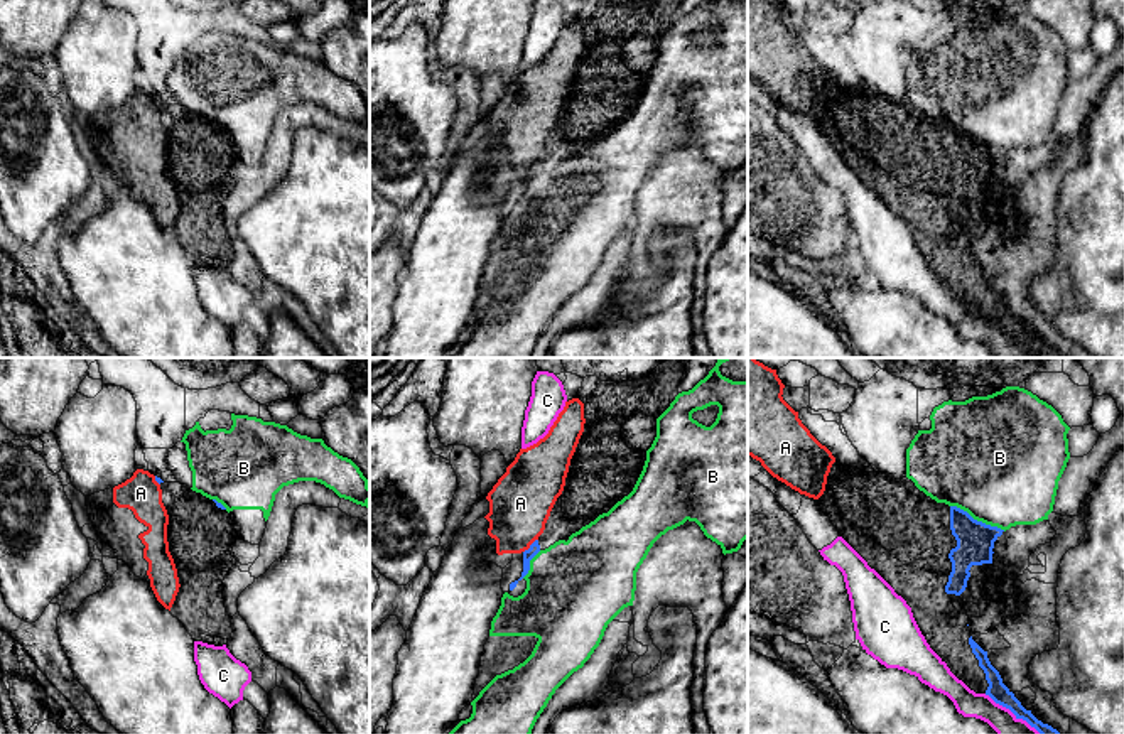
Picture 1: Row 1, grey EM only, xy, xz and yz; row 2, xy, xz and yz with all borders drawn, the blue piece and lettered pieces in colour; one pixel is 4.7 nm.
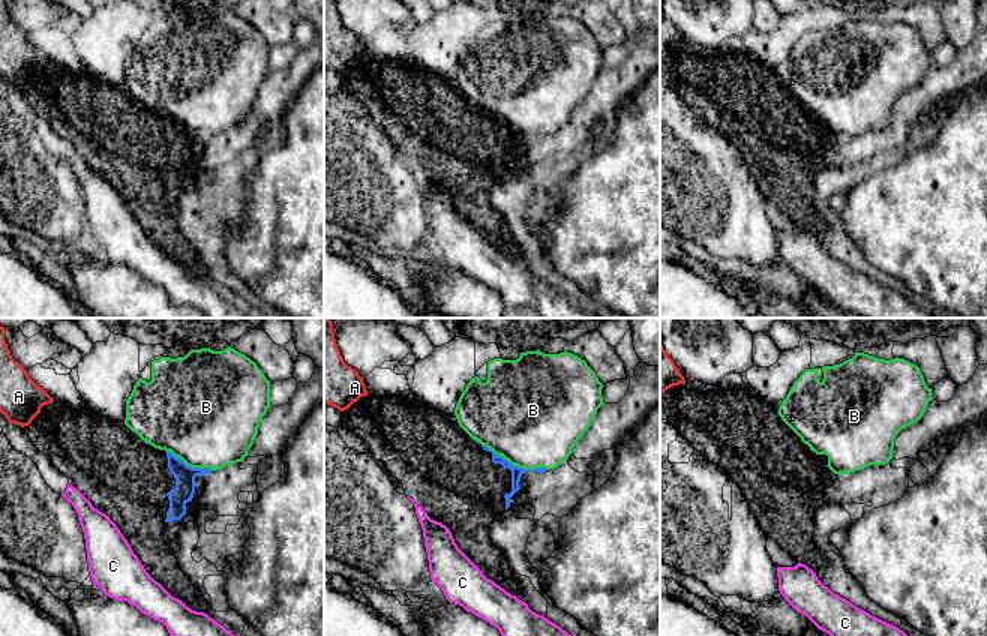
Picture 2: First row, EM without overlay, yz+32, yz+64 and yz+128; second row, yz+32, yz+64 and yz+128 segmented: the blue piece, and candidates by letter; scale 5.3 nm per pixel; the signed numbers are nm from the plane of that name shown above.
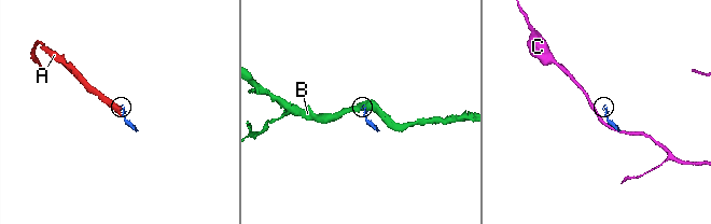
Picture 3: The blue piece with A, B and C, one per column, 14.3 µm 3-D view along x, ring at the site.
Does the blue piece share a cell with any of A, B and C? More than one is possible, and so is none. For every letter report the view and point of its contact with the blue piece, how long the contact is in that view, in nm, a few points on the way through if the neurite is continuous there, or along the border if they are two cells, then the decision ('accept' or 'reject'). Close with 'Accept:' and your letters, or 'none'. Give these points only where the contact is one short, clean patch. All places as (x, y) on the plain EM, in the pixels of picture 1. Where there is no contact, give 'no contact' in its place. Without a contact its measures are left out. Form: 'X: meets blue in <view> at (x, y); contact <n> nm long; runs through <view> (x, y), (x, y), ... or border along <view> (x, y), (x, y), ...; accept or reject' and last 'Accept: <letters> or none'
A: meets blue in xz at (530, 167); contact 100 nm long; reject
B: meets blue in yz at (976, 142); contact 300 nm long; reject
C: meets blue in yz at (1013, 334); contact 340 nm long; reject
Accept: none

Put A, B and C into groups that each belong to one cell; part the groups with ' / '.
A / B / C

